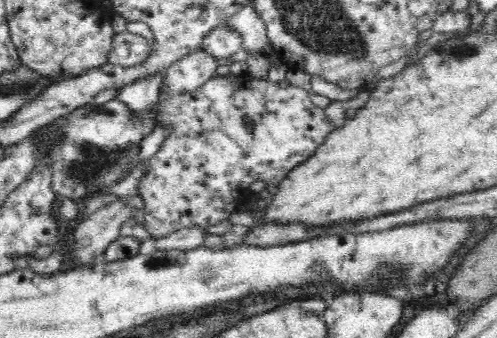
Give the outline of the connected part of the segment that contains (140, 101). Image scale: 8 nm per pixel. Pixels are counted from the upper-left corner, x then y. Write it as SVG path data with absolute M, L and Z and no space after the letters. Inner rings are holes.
M156 71L131 82L118 90L115 98L120 98L130 109L142 113L148 107L154 106L159 101L160 90L166 72Z

